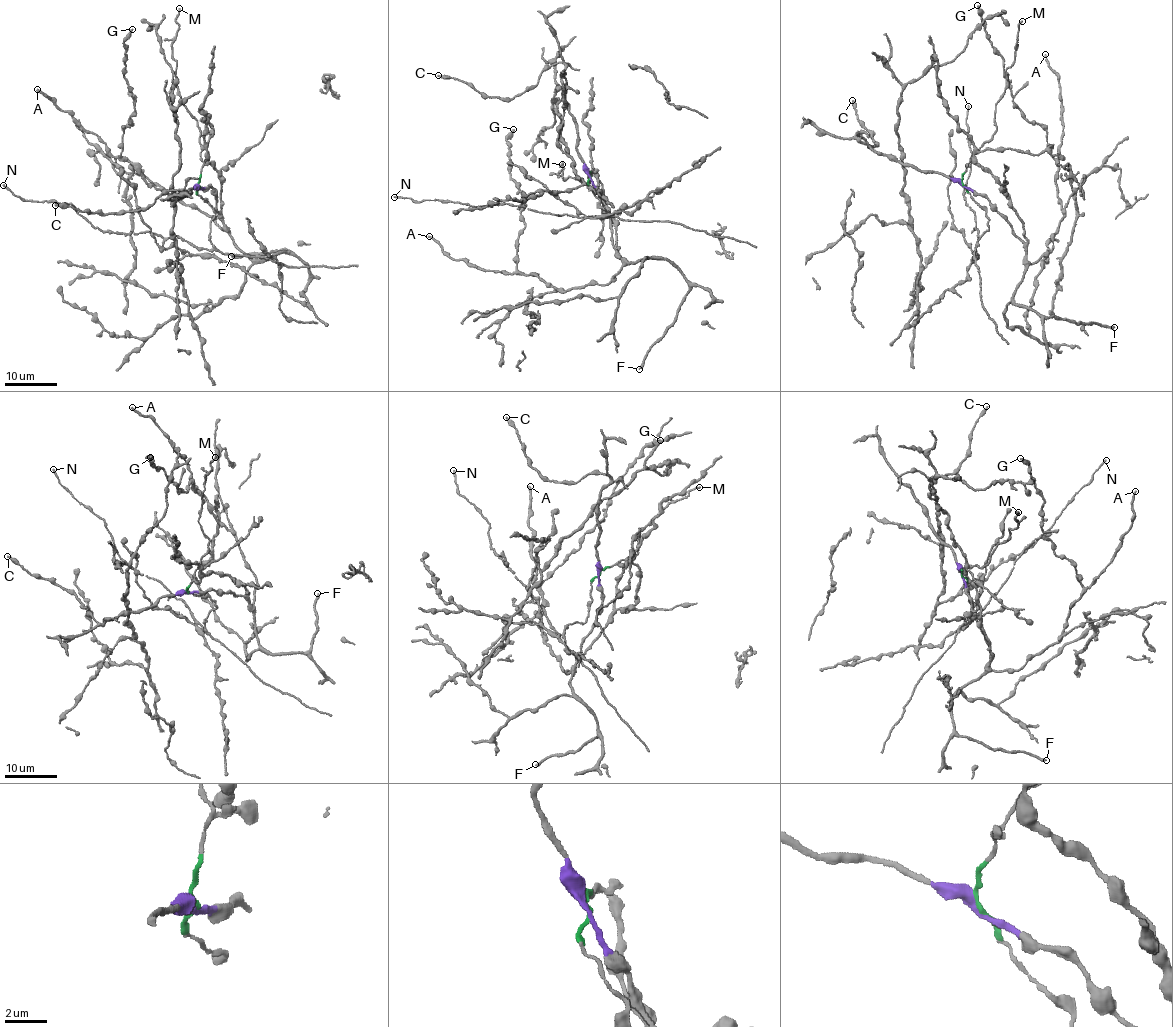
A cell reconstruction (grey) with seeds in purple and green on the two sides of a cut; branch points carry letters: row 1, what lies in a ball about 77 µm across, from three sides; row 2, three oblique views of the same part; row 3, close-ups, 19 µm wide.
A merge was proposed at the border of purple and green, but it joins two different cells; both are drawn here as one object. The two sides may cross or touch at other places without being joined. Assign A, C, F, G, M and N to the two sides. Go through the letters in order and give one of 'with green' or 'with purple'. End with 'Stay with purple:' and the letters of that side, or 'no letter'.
A: with purple
C: with purple
F: with purple
G: with purple
M: with green
N: with green
Stay with purple: A, C, F, G

